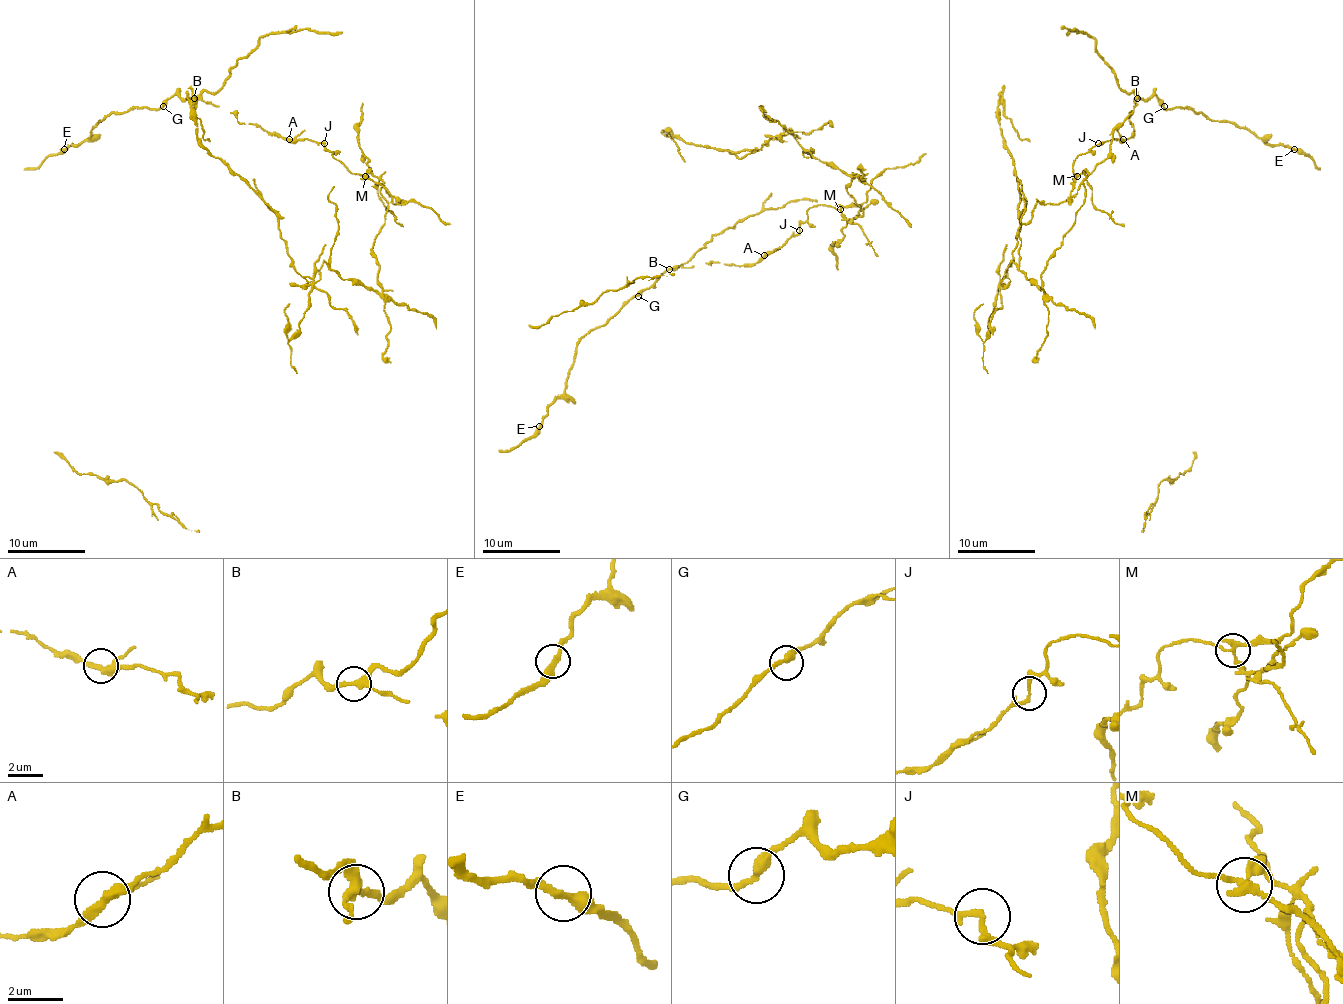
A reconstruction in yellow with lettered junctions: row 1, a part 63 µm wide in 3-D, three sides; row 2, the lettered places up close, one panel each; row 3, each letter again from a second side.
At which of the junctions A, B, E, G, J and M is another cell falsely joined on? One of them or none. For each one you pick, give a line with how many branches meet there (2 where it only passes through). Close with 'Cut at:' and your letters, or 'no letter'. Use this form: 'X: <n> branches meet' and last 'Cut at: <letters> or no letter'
M: 3 branches meet
Cut at: M

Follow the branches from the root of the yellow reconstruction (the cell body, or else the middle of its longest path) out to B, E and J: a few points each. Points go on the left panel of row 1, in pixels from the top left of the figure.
B: (378, 269), (372, 242), (388, 207), (378, 178), (349, 172), (324, 143), (269, 135), (194, 98)
E: (378, 269), (382, 181), (349, 172), (324, 143), (269, 135), (174, 94), (159, 108), (112, 112), (64, 149)
J: (378, 269), (372, 242), (384, 224), (388, 207), (380, 191), (382, 181), (370, 174), (349, 172), (324, 143)

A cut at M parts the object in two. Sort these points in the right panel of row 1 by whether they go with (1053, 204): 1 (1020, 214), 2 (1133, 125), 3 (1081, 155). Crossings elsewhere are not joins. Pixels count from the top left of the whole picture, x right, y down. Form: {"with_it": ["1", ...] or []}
{"with_it": ["2", "3"]}

